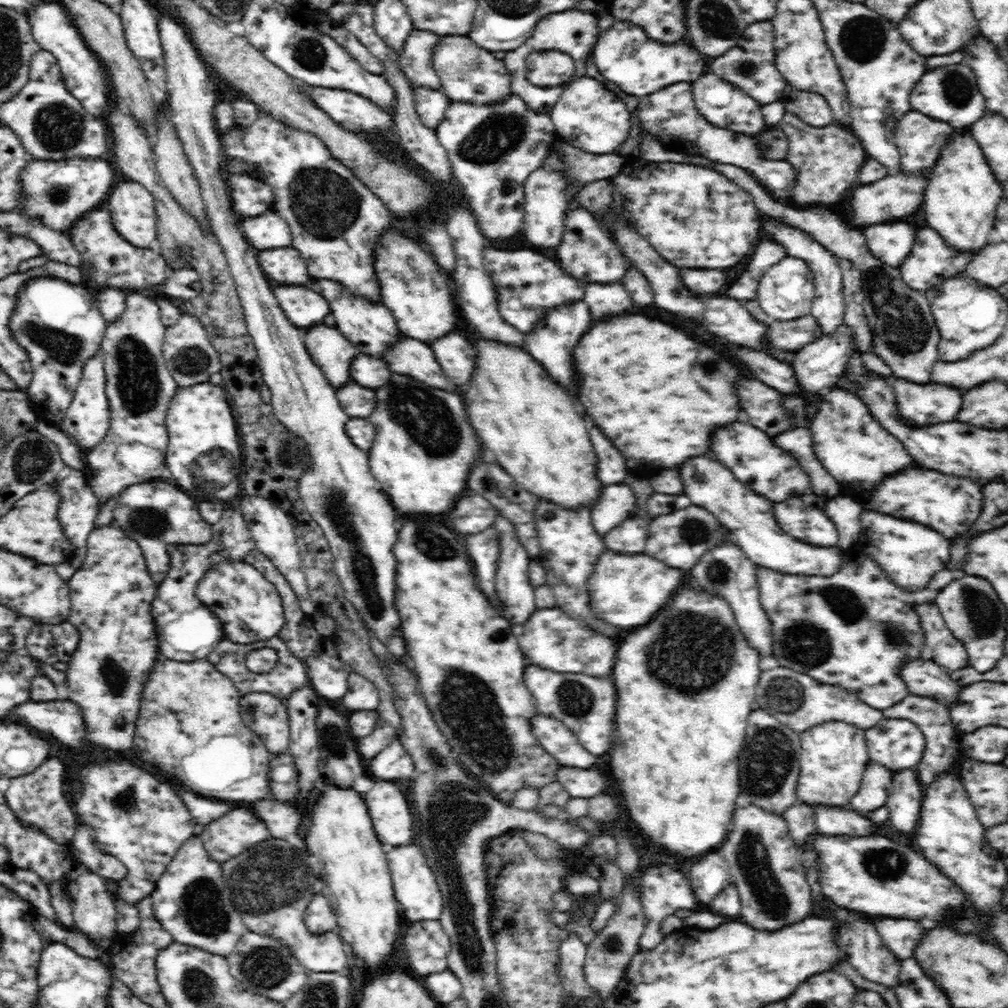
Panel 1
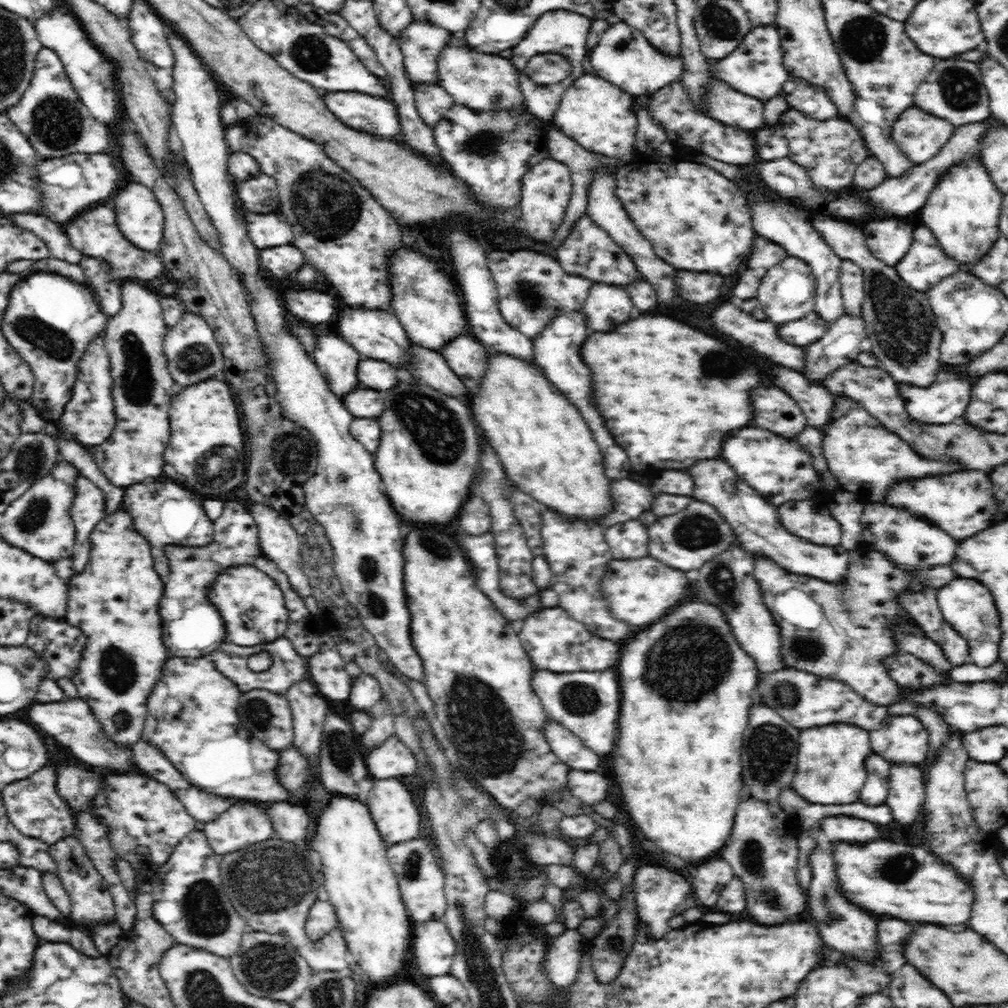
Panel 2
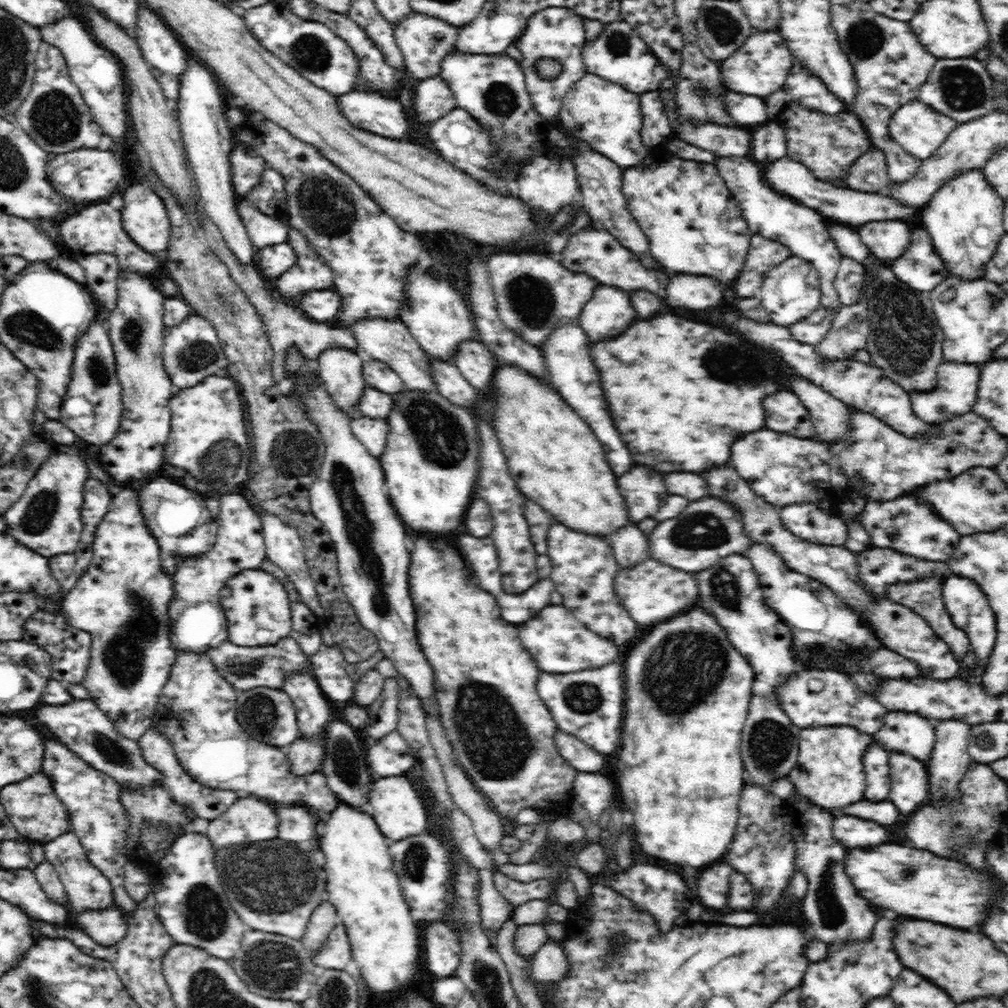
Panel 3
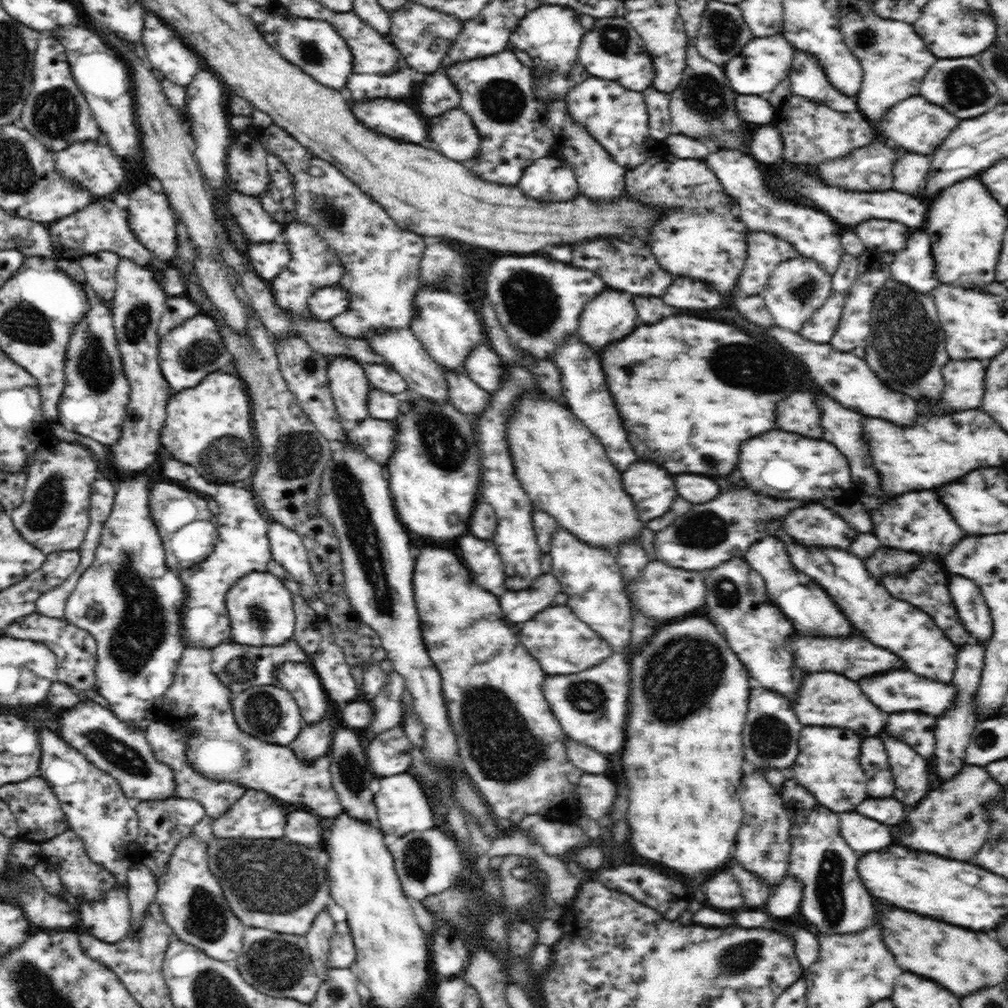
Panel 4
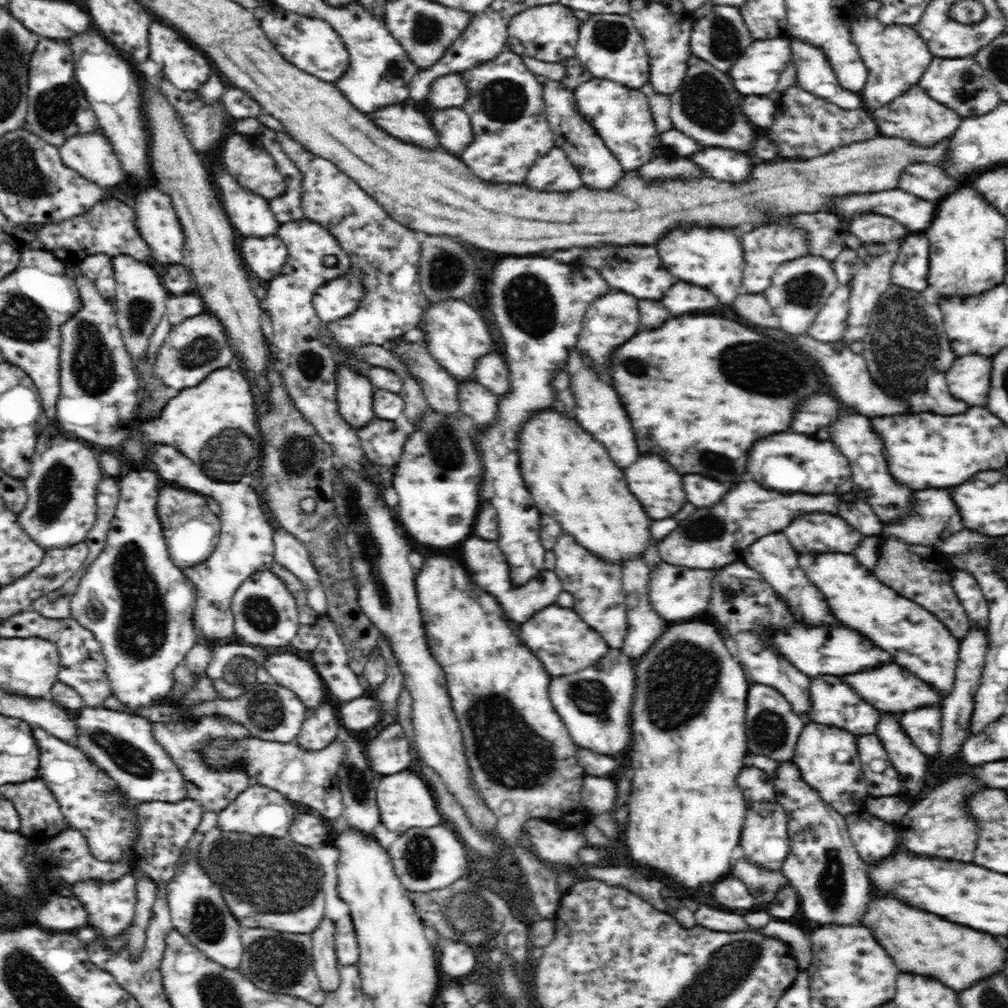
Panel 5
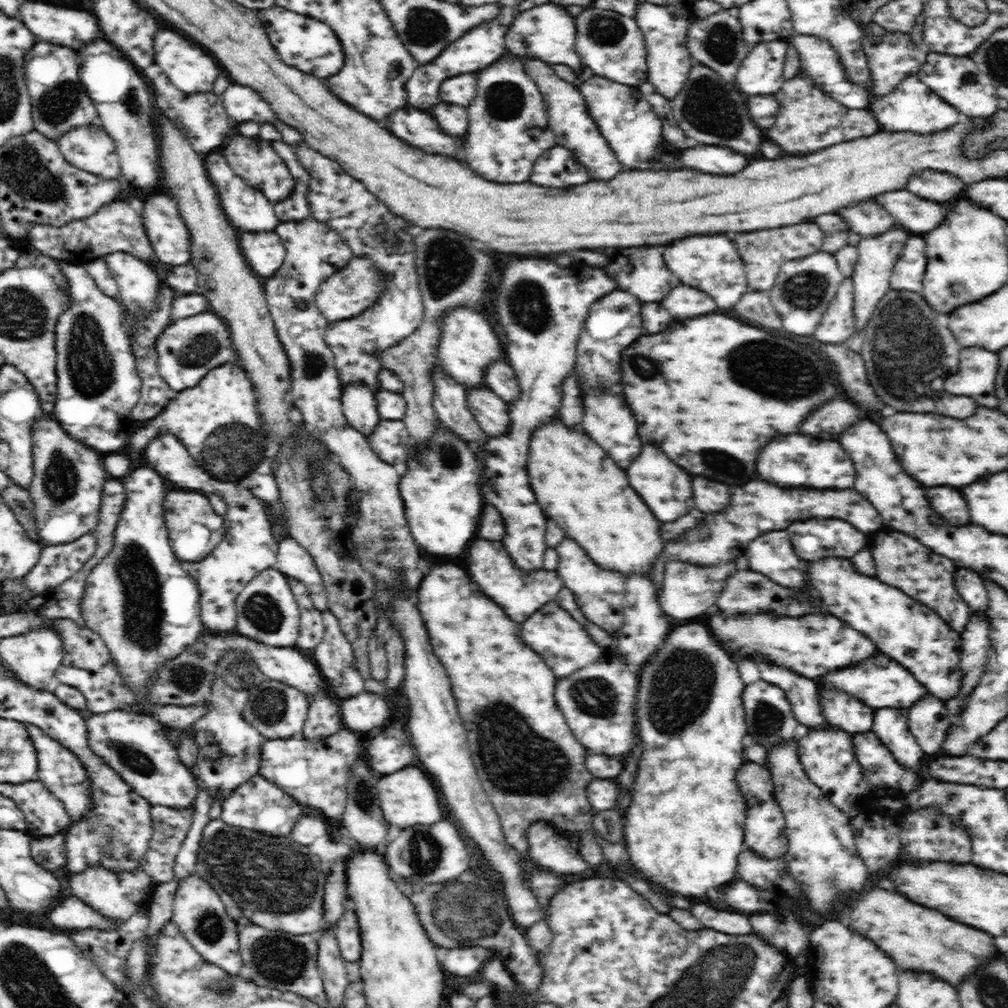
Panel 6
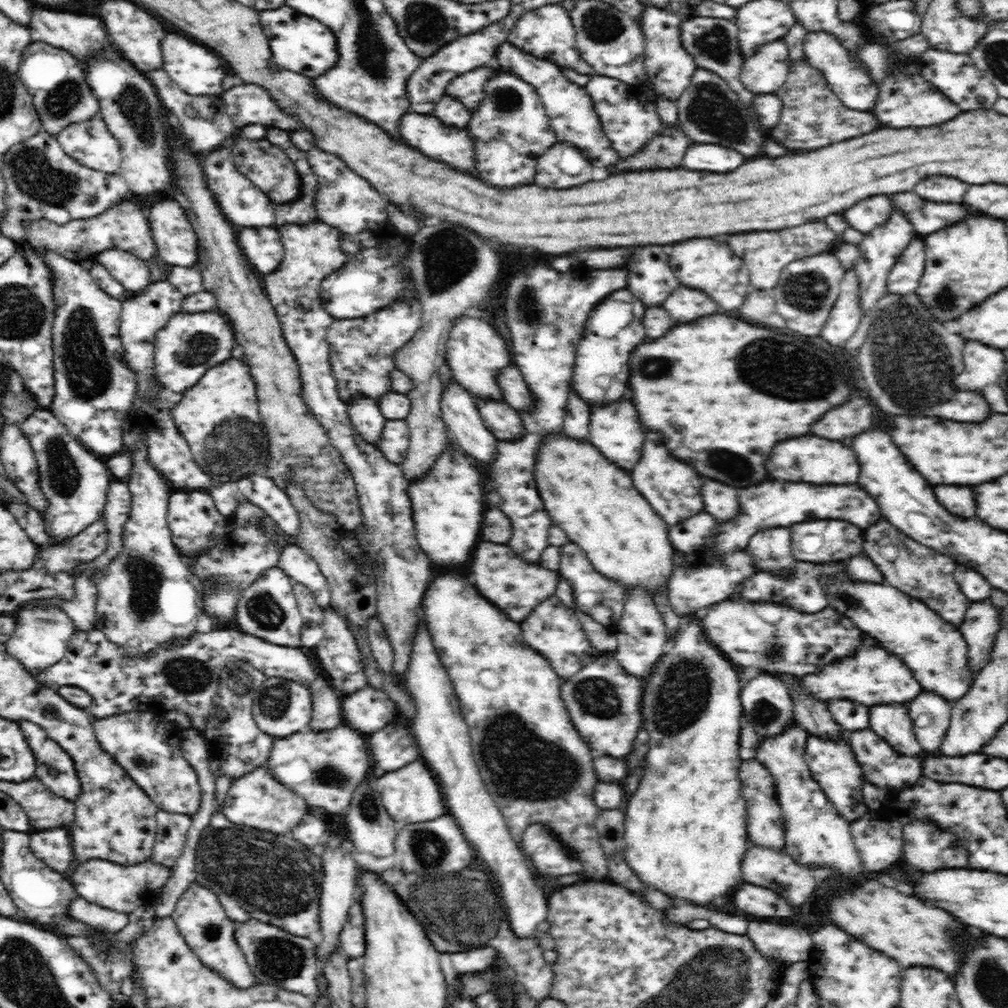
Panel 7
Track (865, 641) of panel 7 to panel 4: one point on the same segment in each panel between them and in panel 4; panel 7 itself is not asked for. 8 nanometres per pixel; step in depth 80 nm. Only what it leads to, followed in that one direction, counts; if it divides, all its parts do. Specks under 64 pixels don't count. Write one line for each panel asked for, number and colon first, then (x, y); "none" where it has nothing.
4: (899, 691)
5: (892, 688)
6: (879, 682)

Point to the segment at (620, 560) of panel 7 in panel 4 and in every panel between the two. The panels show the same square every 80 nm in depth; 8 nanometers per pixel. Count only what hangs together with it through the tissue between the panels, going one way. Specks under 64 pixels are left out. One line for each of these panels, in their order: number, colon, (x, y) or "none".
4: (564, 469)
5: (571, 478)
6: (589, 497)

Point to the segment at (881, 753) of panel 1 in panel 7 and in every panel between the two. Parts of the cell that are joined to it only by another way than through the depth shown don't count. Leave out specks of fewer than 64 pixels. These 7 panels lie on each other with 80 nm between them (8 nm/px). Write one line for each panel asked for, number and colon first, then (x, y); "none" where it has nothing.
2: (902, 738)
3: (907, 732)
4: (914, 730)
5: (922, 724)
6: (928, 719)
7: (930, 713)

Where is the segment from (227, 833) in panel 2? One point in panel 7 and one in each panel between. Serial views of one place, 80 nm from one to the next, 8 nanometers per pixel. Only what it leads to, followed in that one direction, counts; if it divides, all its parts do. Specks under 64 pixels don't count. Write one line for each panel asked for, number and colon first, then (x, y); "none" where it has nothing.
3: (250, 819)
4: (255, 815)
5: (258, 811)
6: (259, 806)
7: (258, 800)

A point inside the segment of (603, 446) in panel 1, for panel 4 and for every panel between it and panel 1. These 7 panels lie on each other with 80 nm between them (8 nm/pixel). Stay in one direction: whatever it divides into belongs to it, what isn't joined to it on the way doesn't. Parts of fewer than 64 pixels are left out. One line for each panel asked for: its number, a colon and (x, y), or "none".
2: (557, 350)
3: (567, 357)
4: (582, 381)

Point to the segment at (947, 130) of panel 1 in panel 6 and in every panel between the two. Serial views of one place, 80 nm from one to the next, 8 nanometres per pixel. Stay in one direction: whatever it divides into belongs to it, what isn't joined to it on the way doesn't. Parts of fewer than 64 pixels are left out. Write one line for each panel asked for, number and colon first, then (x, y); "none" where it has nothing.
2: (920, 135)
3: (918, 128)
4: (920, 126)
5: (914, 114)
6: (911, 107)

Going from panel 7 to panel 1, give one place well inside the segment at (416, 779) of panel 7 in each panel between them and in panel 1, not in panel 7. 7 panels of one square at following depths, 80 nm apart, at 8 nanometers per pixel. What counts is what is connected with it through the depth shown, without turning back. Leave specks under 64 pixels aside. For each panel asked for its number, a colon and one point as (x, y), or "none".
1: (392, 822)
2: (397, 817)
3: (398, 810)
4: (402, 807)
5: (404, 802)
6: (408, 798)

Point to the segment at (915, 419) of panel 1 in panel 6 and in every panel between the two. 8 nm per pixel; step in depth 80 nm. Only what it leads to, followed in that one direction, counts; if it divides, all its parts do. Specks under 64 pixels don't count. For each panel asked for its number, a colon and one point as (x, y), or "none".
2: (945, 402)
3: (957, 383)
4: (965, 381)
5: (969, 378)
6: (976, 377)

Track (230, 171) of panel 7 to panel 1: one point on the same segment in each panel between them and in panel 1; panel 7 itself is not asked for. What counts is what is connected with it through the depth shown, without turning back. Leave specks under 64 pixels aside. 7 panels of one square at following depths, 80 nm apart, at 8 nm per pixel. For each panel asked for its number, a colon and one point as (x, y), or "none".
1: (267, 231)
2: (265, 230)
3: (264, 230)
4: (258, 225)
5: (250, 213)
6: (248, 210)

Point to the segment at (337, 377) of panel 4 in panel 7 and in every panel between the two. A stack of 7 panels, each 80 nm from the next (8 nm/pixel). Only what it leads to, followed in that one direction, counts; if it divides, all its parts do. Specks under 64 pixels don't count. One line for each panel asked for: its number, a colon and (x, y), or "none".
5: (355, 392)
6: (359, 403)
7: (368, 421)

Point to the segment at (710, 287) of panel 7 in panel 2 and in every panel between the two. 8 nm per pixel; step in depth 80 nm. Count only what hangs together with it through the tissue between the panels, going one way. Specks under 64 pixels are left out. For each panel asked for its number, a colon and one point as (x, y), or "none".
2: (680, 207)
3: (692, 224)
4: (702, 239)
5: (711, 258)
6: (701, 261)

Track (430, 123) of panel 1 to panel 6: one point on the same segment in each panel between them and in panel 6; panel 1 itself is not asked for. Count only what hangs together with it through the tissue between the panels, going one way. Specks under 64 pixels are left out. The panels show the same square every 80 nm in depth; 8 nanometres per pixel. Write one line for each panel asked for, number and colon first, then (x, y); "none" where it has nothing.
2: (432, 102)
3: (433, 99)
4: (437, 95)
5: (452, 90)
6: (461, 90)

